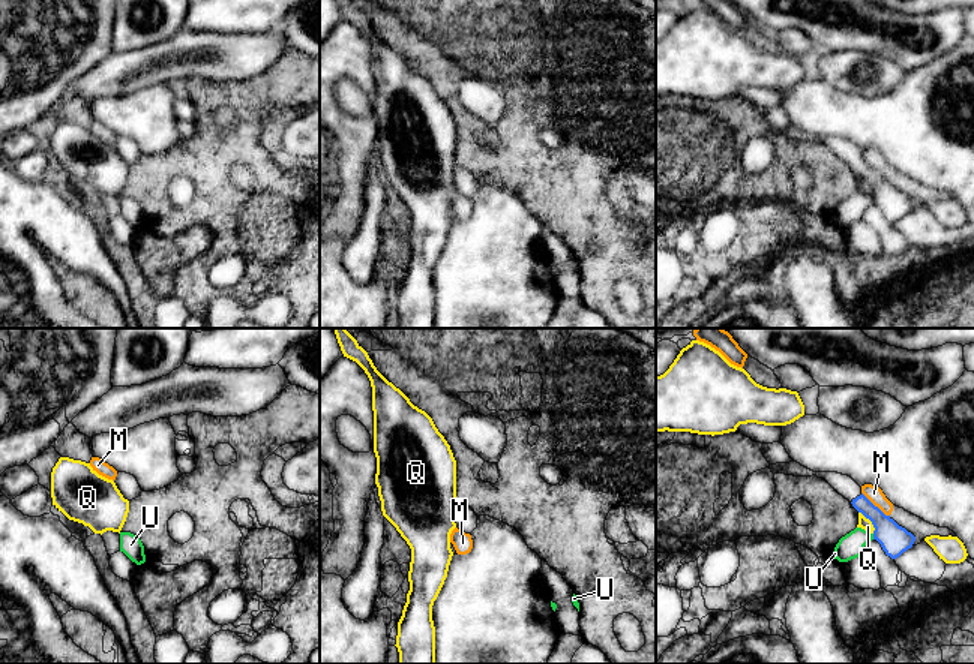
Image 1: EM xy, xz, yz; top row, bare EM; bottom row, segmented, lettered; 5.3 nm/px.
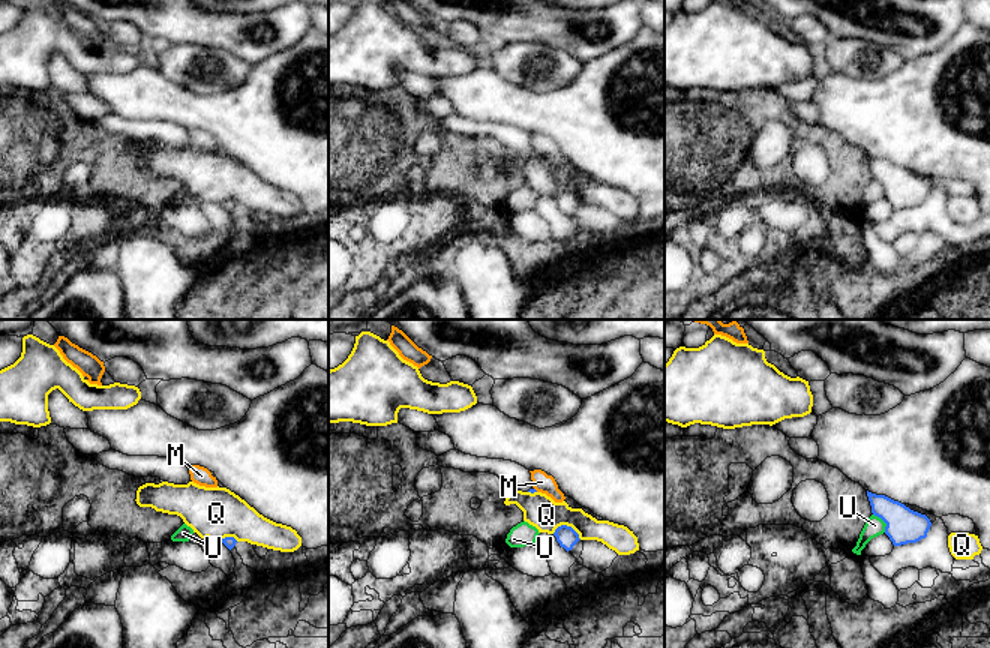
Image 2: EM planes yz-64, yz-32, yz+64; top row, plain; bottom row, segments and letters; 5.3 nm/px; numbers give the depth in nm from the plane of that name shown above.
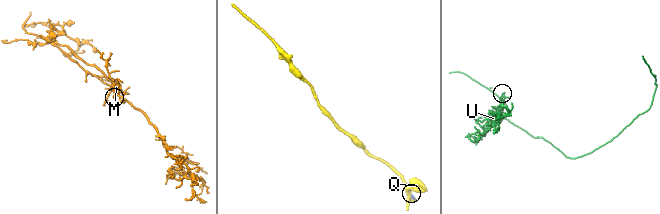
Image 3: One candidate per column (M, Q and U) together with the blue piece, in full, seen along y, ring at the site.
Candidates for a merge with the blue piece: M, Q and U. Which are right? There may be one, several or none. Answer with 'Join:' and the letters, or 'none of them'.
Join: none of them

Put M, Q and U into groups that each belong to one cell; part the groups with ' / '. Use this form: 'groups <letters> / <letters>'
groups M / Q / U

